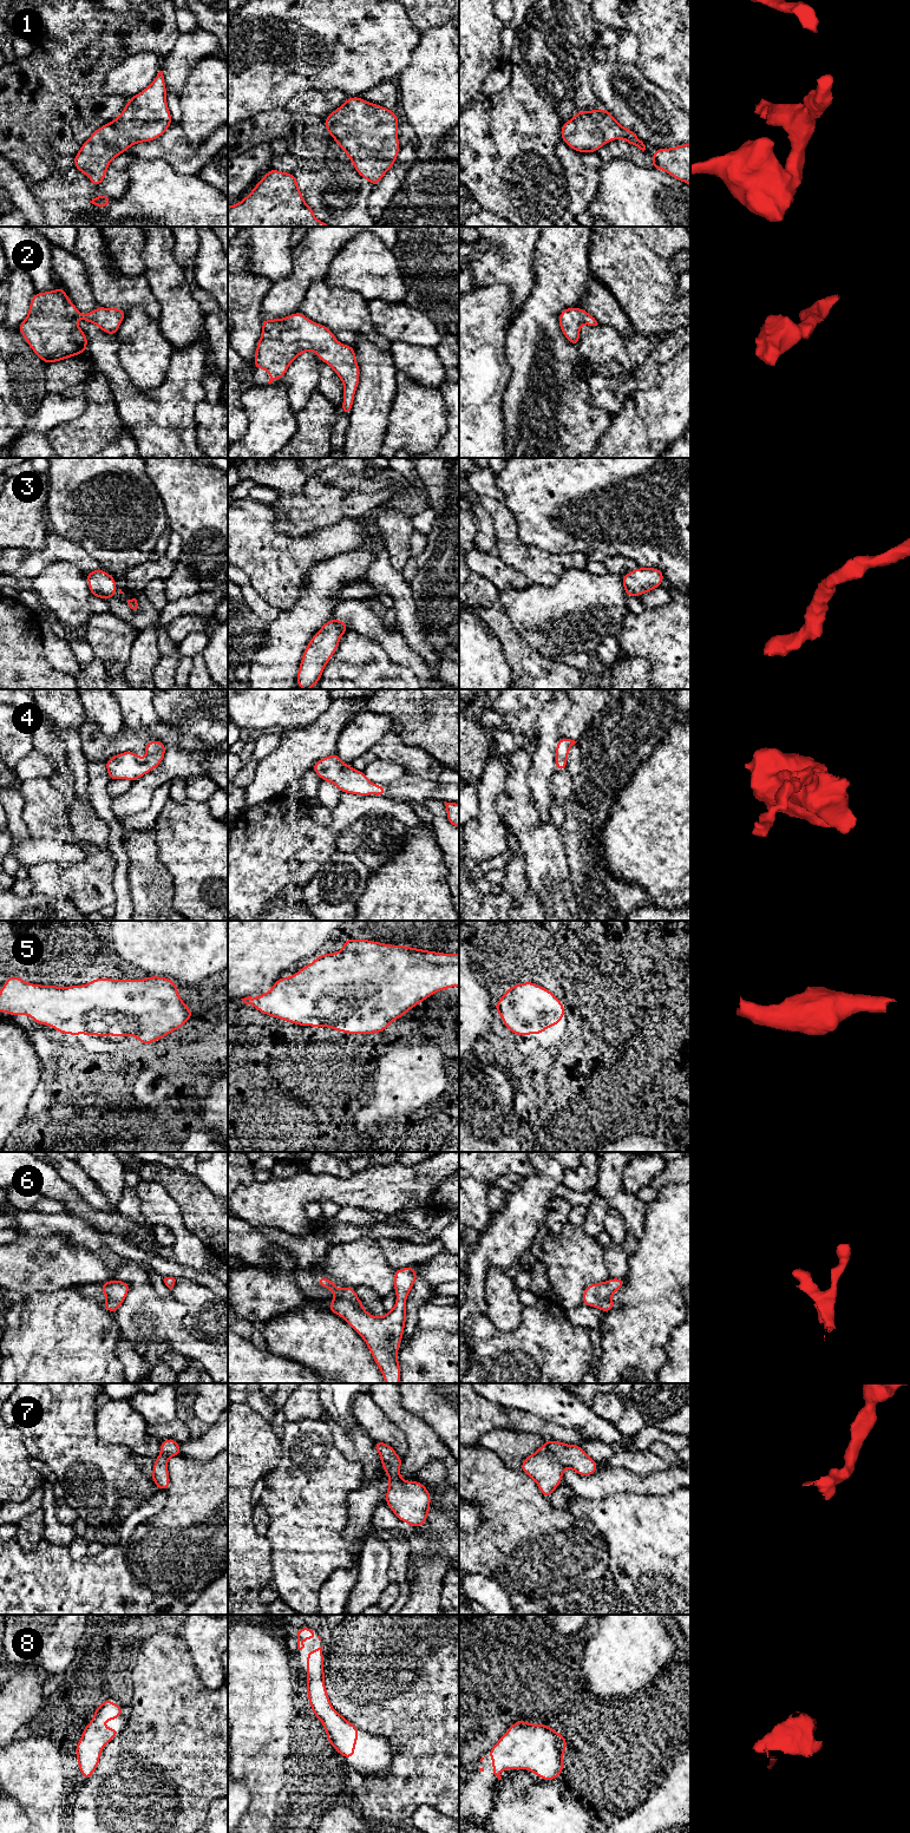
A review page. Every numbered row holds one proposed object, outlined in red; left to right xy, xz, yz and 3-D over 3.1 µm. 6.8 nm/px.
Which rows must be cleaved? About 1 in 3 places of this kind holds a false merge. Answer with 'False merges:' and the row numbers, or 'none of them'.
False merges: none of them

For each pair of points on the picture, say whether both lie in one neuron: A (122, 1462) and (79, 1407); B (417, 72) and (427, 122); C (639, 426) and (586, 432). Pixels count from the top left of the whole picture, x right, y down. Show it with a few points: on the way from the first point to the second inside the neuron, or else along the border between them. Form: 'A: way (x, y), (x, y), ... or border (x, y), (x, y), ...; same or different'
A: way (105, 1455), (79, 1429), (79, 1424); same
B: way (427, 84), (427, 110); same
C: border (611, 414), (607, 430), (595, 445); different

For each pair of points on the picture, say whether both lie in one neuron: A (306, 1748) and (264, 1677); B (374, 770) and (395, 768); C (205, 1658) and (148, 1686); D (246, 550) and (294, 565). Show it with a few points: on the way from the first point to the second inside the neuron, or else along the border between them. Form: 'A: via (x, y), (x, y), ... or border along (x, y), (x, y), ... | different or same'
A: border along (318, 1742), (302, 1742), (292, 1756) | different
B: via (379, 770), (391, 770) | same
C: border along (183, 1637), (196, 1674), (202, 1683) | different
D: via (257, 550), (277, 565), (282, 565) | same

